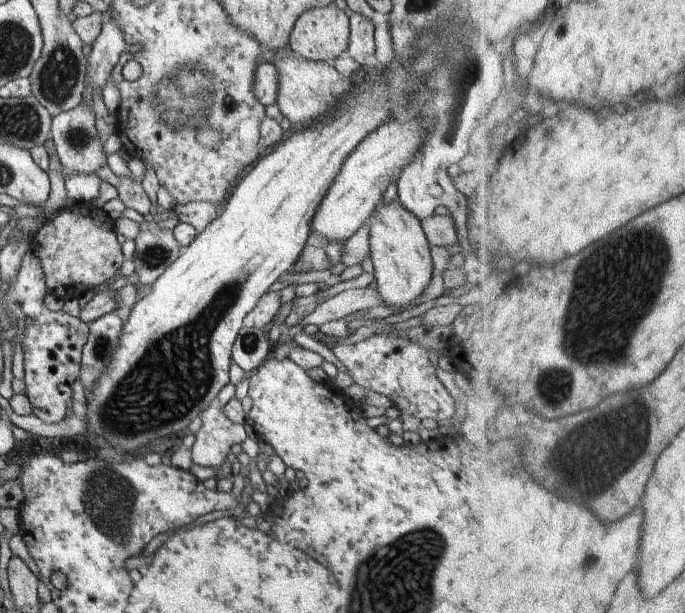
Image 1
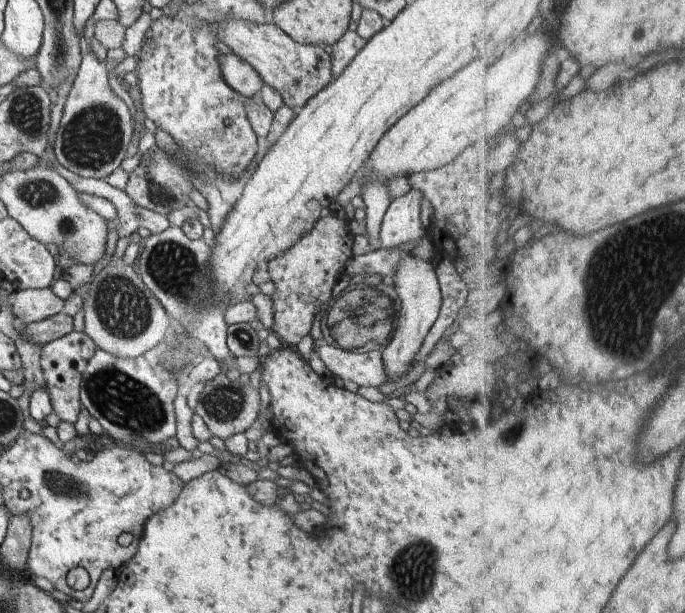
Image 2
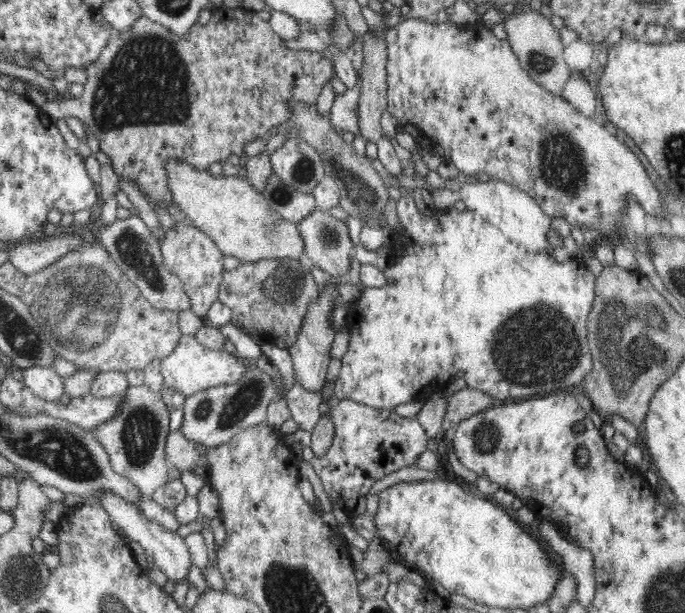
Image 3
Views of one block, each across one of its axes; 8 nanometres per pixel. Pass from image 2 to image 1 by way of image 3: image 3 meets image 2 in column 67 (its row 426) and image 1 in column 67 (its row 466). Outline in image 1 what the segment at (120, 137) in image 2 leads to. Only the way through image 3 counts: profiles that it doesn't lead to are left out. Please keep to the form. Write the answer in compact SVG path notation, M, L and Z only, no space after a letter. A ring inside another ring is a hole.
M80 102L76 108L62 112L54 117L51 124L51 134L58 156L67 171L80 173L97 173L102 166L107 165L108 154L103 151L106 142L97 131L96 116L92 107Z

